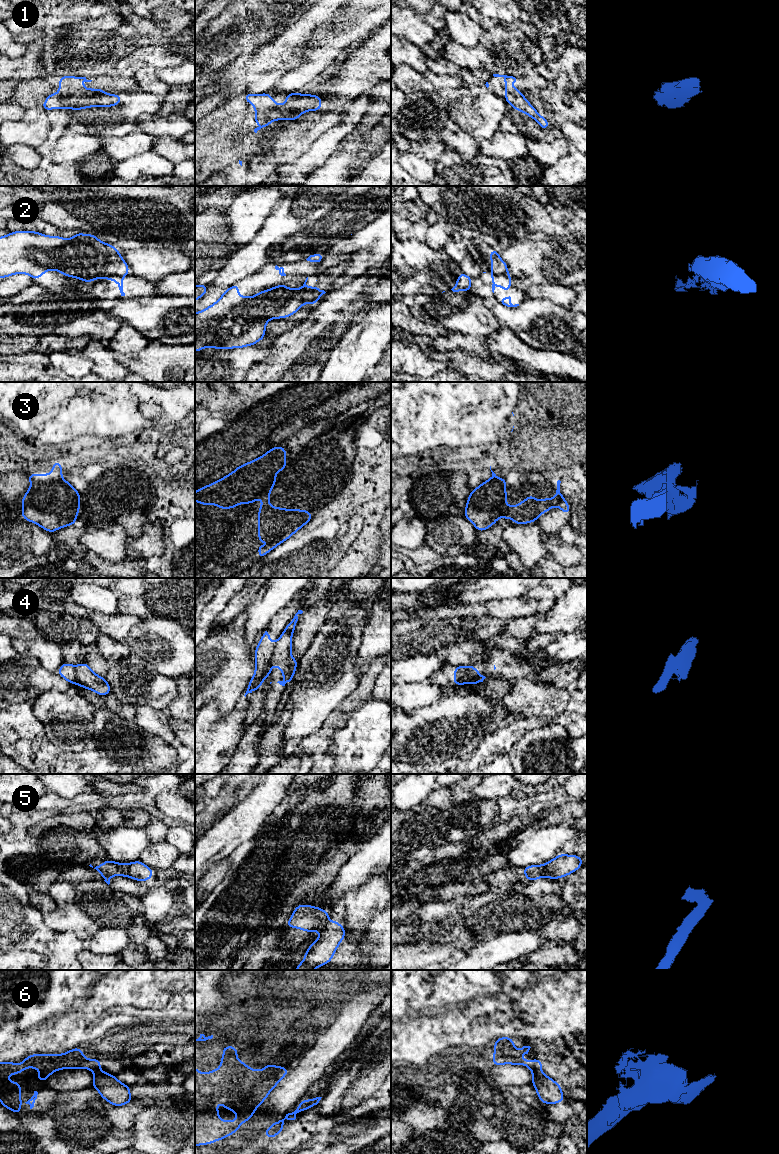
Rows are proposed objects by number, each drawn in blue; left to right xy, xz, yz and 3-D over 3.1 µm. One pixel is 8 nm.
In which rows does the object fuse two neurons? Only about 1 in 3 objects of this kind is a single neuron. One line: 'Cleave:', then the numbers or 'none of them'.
Cleave: 2, 4, 5, 6

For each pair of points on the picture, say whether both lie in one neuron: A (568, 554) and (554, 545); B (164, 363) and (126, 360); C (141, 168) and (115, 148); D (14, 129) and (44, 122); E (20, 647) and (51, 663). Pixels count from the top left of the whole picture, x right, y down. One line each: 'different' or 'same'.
A: same
B: same
C: different
D: same
E: same

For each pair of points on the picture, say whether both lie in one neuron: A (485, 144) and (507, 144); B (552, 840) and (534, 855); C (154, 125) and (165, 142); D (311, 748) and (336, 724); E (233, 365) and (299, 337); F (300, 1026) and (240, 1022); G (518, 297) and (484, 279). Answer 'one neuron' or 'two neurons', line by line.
A: one neuron
B: one neuron
C: two neurons
D: one neuron
E: two neurons
F: two neurons
G: one neuron

